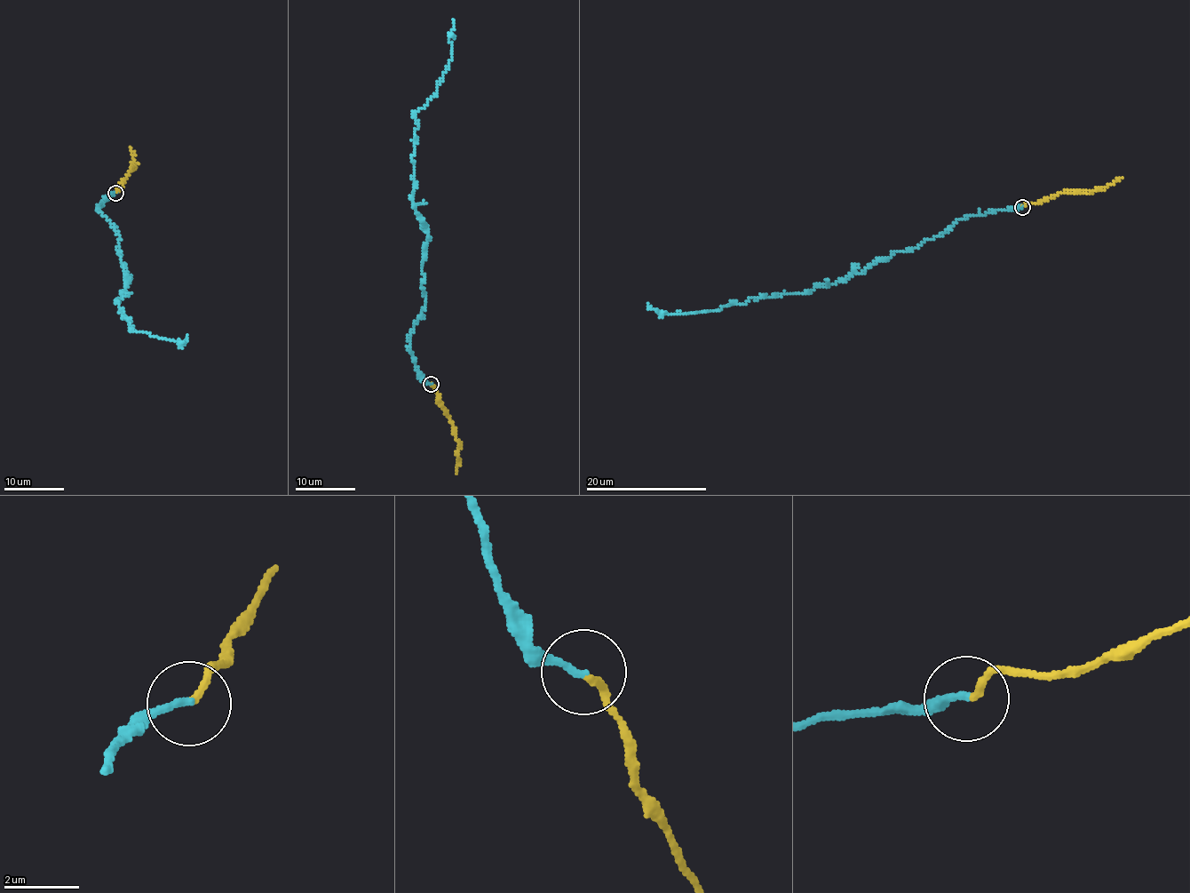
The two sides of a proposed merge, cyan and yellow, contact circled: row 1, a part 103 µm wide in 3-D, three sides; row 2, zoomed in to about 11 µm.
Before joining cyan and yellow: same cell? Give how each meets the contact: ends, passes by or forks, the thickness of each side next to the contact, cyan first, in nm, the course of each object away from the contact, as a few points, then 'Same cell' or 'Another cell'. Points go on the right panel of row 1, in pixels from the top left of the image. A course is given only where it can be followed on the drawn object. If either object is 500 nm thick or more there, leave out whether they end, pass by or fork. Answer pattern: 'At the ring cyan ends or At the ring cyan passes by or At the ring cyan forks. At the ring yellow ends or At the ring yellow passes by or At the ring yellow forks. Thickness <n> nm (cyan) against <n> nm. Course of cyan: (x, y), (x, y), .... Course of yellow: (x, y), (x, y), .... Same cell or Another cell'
At the ring cyan ends. At the ring yellow ends. Thickness 190 nm (cyan) against 180 nm. Course of cyan: (1022, 206), (964, 216), (916, 247), (803, 292), (700, 313), (659, 313), (648, 304). Course of yellow: (1022, 206), (1027, 203), (1045, 201), (1063, 192), (1087, 193), (1105, 187), (1123, 177). Same cell

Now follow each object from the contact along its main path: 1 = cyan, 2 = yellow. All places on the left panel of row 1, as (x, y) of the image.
1: (115, 193), (99, 209), (117, 232), (129, 279), (116, 302), (122, 317), (159, 338), (187, 335)
2: (115, 193), (136, 163), (132, 159), (134, 155), (129, 146)

